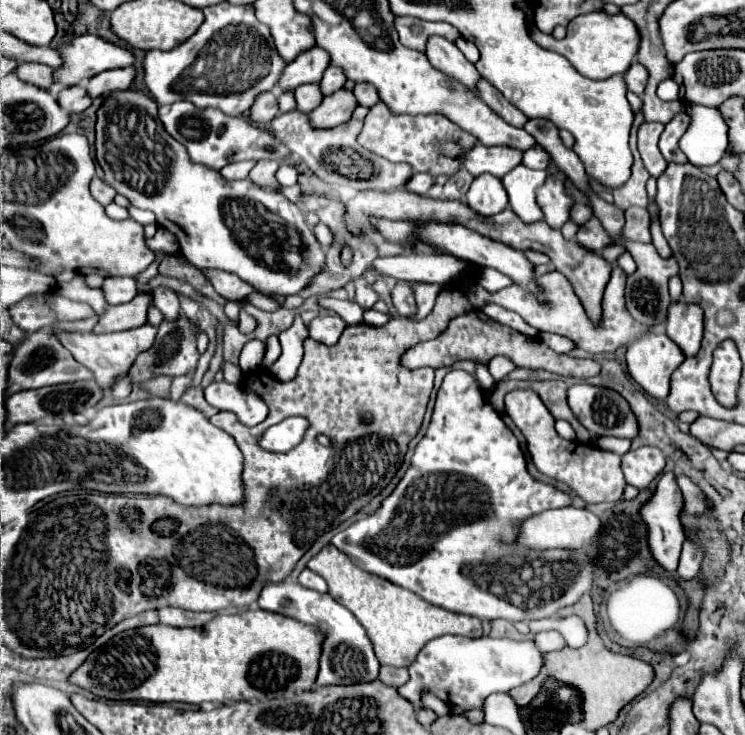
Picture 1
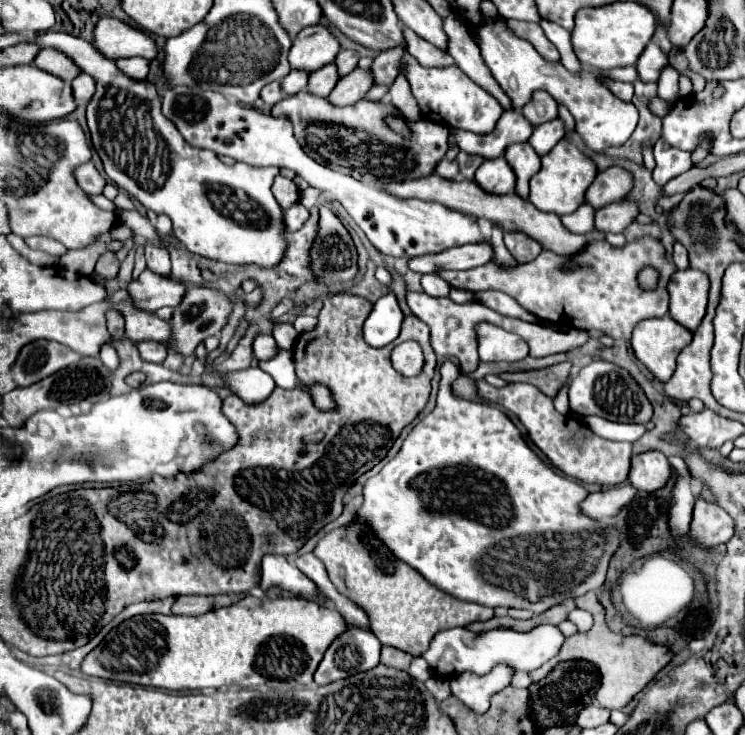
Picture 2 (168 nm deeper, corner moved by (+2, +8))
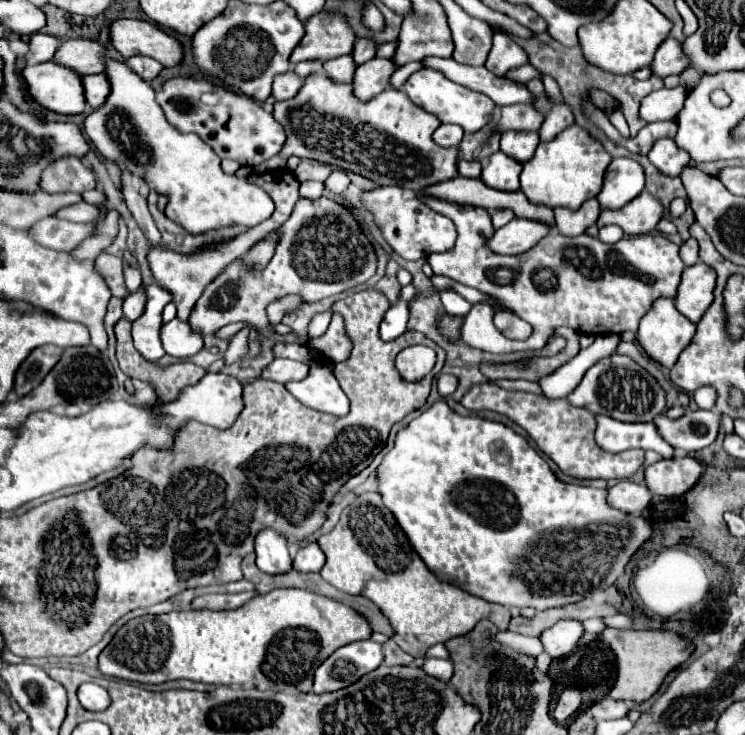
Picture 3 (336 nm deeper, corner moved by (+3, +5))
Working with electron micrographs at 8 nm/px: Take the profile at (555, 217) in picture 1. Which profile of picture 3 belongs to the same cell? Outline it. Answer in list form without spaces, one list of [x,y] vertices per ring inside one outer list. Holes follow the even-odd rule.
[[[574,124],[566,128],[566,132],[558,134],[554,142],[538,144],[534,158],[524,164],[524,170],[520,174],[520,190],[534,204],[548,208],[560,206],[568,210],[578,210],[578,206],[582,206],[584,200],[594,198],[602,188],[604,170],[608,168],[610,160],[610,154],[600,146],[600,142],[590,138],[586,130]]]

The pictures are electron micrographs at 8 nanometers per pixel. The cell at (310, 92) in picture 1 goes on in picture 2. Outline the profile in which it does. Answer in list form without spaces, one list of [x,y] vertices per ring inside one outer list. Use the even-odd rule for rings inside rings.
[[[329,63],[329,65],[325,65],[325,67],[321,67],[321,69],[317,69],[317,71],[311,73],[307,89],[311,93],[319,95],[319,97],[327,97],[333,91],[333,87],[337,85],[339,79],[341,77],[339,77],[339,71],[337,71],[335,63]]]

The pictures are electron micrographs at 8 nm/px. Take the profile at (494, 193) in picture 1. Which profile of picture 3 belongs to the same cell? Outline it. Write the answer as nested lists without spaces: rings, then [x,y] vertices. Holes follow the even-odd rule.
[[[496,152],[488,158],[486,166],[482,168],[480,180],[486,182],[490,188],[516,192],[520,190],[520,180],[518,180],[520,172],[522,172],[522,166],[518,162],[514,162],[510,156],[502,152]]]

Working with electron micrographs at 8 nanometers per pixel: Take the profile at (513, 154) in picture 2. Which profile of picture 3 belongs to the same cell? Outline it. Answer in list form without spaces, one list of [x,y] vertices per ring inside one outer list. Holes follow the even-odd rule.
[[[510,130],[510,134],[502,134],[502,138],[500,138],[500,150],[520,164],[532,160],[536,148],[538,148],[538,132],[514,134]]]

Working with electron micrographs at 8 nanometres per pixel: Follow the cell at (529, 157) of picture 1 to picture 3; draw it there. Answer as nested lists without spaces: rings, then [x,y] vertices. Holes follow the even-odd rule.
[[[564,104],[564,106],[552,106],[550,114],[546,114],[544,124],[540,128],[540,142],[550,142],[554,140],[562,130],[566,130],[568,126],[574,124],[574,116],[572,110]]]

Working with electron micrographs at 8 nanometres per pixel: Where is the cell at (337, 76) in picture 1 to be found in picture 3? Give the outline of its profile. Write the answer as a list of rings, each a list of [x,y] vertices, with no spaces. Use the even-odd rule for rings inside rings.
[[[356,40],[354,50],[352,50],[352,56],[354,56],[356,66],[372,60],[374,54],[376,54],[376,46],[374,46],[370,40]]]

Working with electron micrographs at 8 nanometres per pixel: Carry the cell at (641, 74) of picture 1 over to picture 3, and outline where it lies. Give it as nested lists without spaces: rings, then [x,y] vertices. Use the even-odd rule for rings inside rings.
[[[666,38],[656,54],[654,54],[654,60],[648,64],[648,68],[652,70],[654,76],[660,76],[660,78],[666,78],[670,74],[680,74],[690,62],[686,62],[686,56],[682,54],[682,48],[680,44],[674,40],[674,38]]]

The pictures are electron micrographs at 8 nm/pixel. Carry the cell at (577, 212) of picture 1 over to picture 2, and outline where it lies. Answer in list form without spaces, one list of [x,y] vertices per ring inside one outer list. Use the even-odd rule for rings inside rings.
[[[609,167],[601,171],[591,187],[587,189],[587,203],[593,205],[593,209],[605,207],[609,203],[623,201],[633,189],[633,175],[621,167]]]

